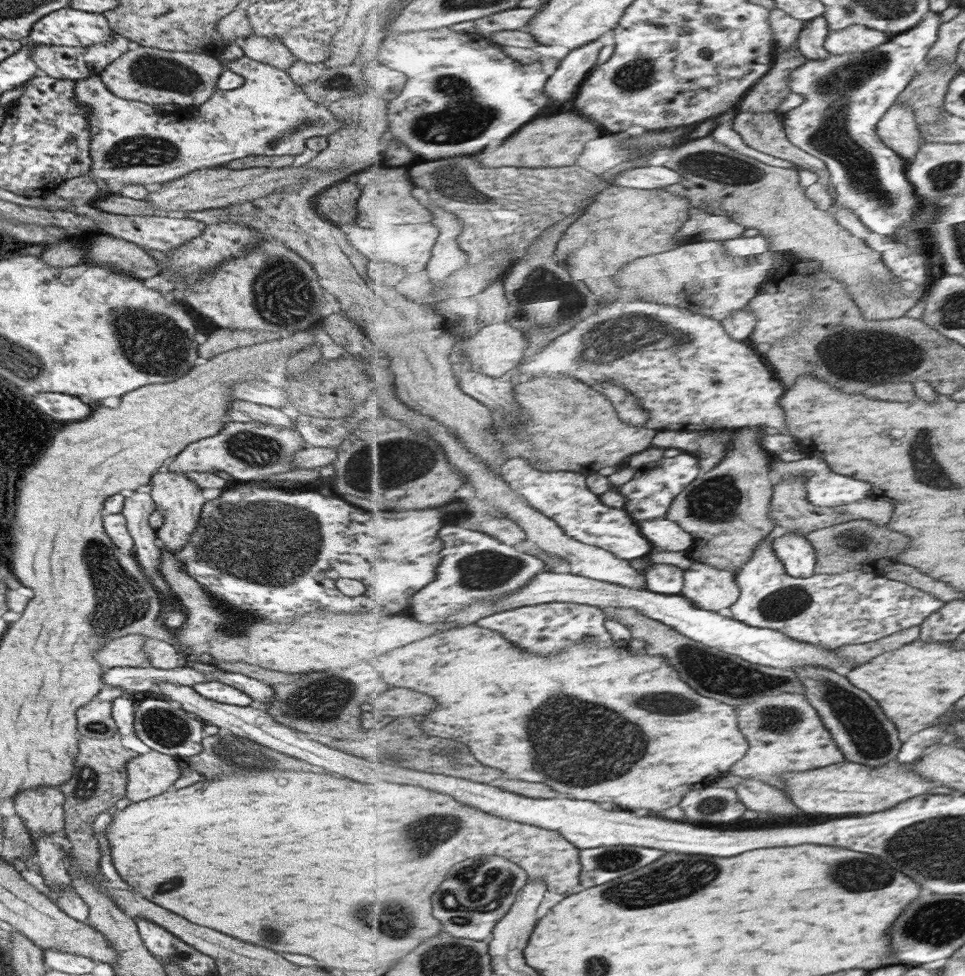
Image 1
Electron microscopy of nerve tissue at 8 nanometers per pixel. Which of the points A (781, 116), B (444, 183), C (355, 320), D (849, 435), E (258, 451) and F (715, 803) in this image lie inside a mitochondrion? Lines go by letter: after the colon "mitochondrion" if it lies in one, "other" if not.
A: other
B: mitochondrion
C: other
D: other
E: mitochondrion
F: mitochondrion

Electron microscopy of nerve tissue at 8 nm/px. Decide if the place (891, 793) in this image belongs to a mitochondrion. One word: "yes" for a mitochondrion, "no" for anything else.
no

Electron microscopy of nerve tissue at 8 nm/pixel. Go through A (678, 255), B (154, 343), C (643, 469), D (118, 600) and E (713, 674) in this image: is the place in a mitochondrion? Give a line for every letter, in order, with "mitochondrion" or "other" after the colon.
A: other
B: mitochondrion
C: other
D: mitochondrion
E: mitochondrion

